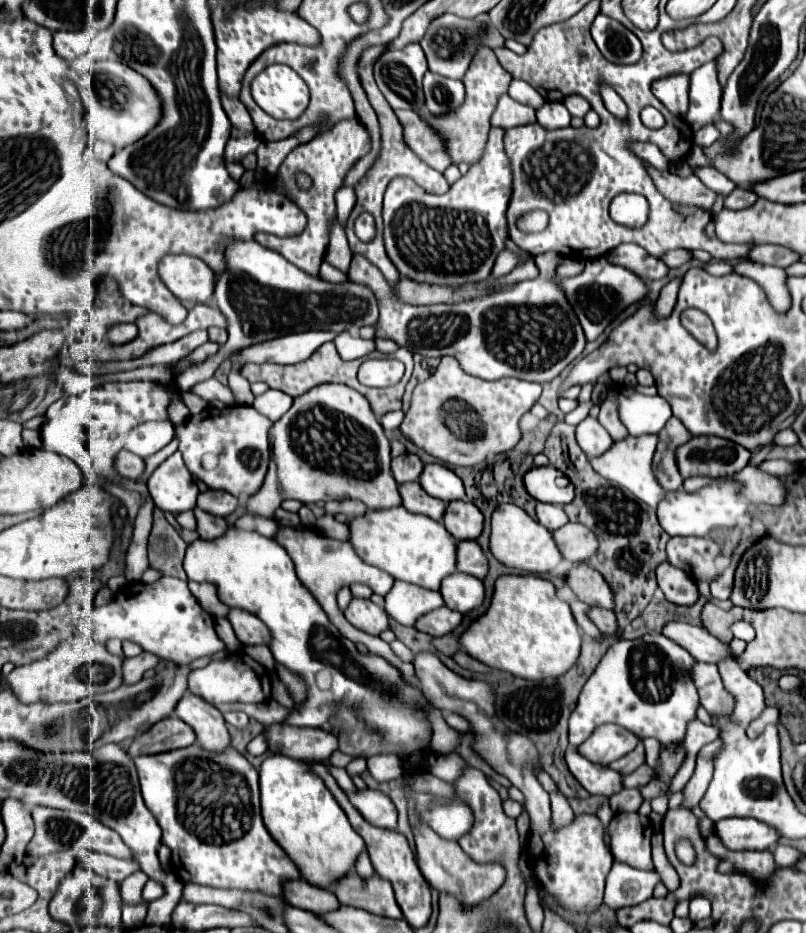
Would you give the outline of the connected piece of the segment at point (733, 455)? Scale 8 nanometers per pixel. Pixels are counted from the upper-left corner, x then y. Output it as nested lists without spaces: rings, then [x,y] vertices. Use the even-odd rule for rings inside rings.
[[[693,436],[677,450],[683,478],[733,476],[749,464],[749,458],[751,452],[747,448],[719,436]]]

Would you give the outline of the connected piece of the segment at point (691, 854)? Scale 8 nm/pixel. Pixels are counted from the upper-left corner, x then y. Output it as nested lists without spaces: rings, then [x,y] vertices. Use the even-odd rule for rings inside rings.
[[[681,838],[681,840],[675,844],[675,852],[677,852],[677,858],[679,858],[683,864],[693,864],[693,862],[695,862],[695,848],[693,848],[693,844],[691,844],[687,838]]]

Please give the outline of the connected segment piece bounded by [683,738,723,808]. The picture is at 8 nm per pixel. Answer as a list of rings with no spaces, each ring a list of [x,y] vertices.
[[[721,738],[713,740],[711,744],[705,744],[699,754],[697,754],[697,768],[695,768],[695,774],[691,776],[691,780],[687,782],[687,786],[683,788],[683,794],[685,794],[685,802],[683,806],[685,808],[693,808],[699,804],[699,800],[703,798],[709,782],[711,782],[711,776],[713,776],[713,758],[715,754],[721,750]]]

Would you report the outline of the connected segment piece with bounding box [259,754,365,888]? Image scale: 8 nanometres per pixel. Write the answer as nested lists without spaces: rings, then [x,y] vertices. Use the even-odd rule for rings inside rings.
[[[271,754],[259,768],[259,784],[263,822],[269,834],[275,836],[275,842],[295,860],[307,882],[327,888],[335,878],[355,868],[355,860],[365,850],[365,842],[351,828],[345,812],[333,800],[323,780],[311,772],[309,764]]]

